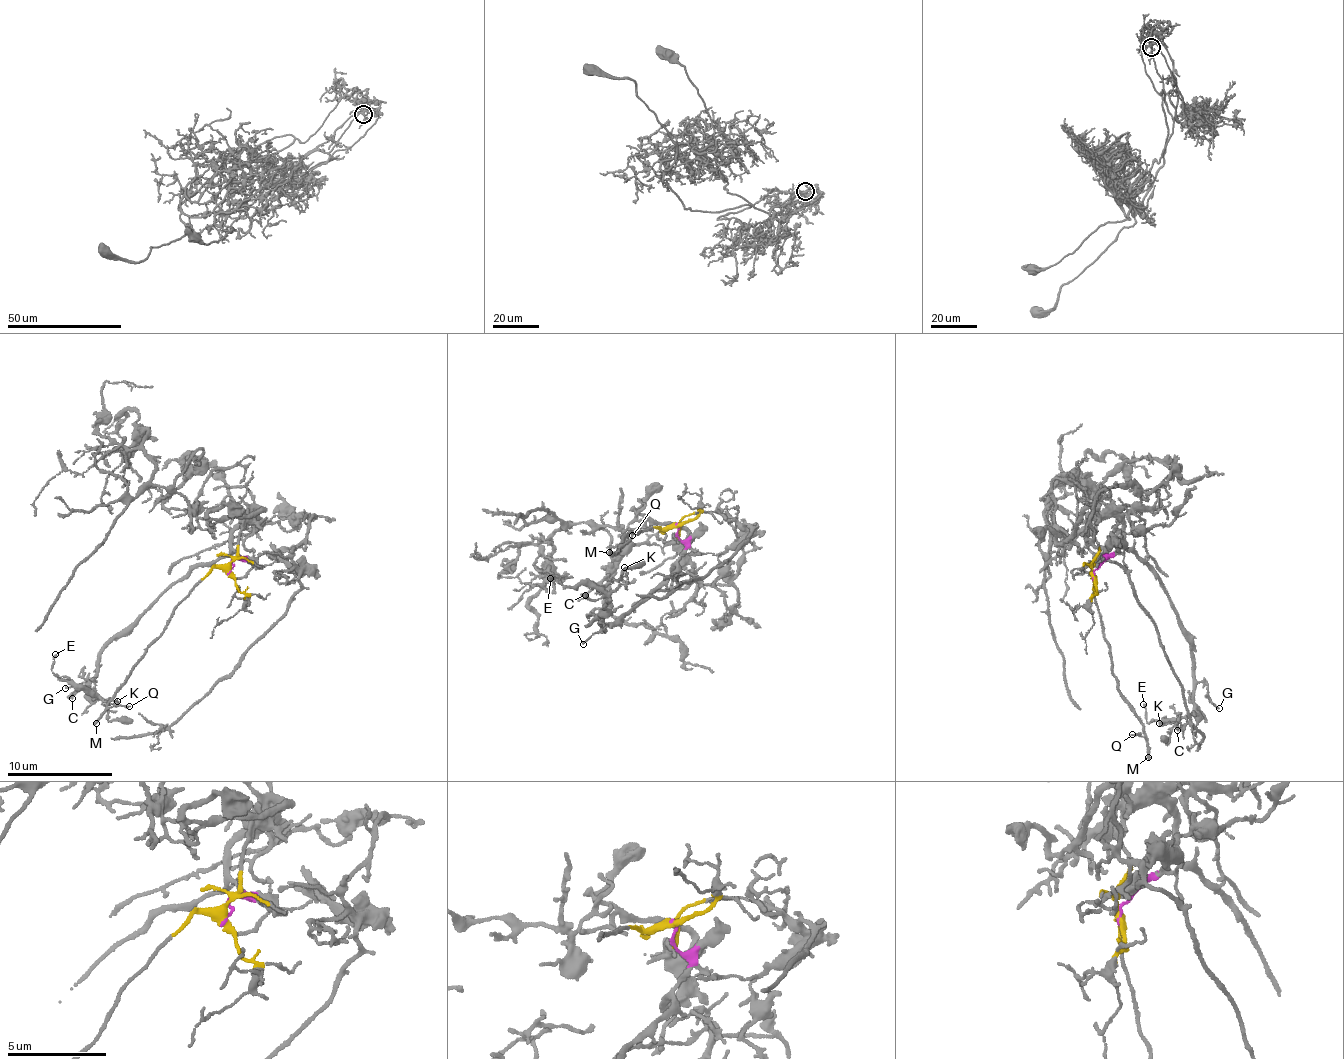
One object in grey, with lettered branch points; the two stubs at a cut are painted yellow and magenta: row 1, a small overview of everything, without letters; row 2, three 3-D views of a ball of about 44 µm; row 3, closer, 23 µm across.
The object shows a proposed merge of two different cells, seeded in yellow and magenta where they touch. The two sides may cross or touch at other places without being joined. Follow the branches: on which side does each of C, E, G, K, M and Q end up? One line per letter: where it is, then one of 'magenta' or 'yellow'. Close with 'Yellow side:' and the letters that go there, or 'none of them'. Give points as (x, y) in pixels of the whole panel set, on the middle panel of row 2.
C: at (585, 595); magenta
E: at (550, 578); magenta
G: at (583, 644); magenta
K: at (624, 567); magenta
M: at (609, 552); yellow
Q: at (632, 535); yellow
Yellow side: M, Q

